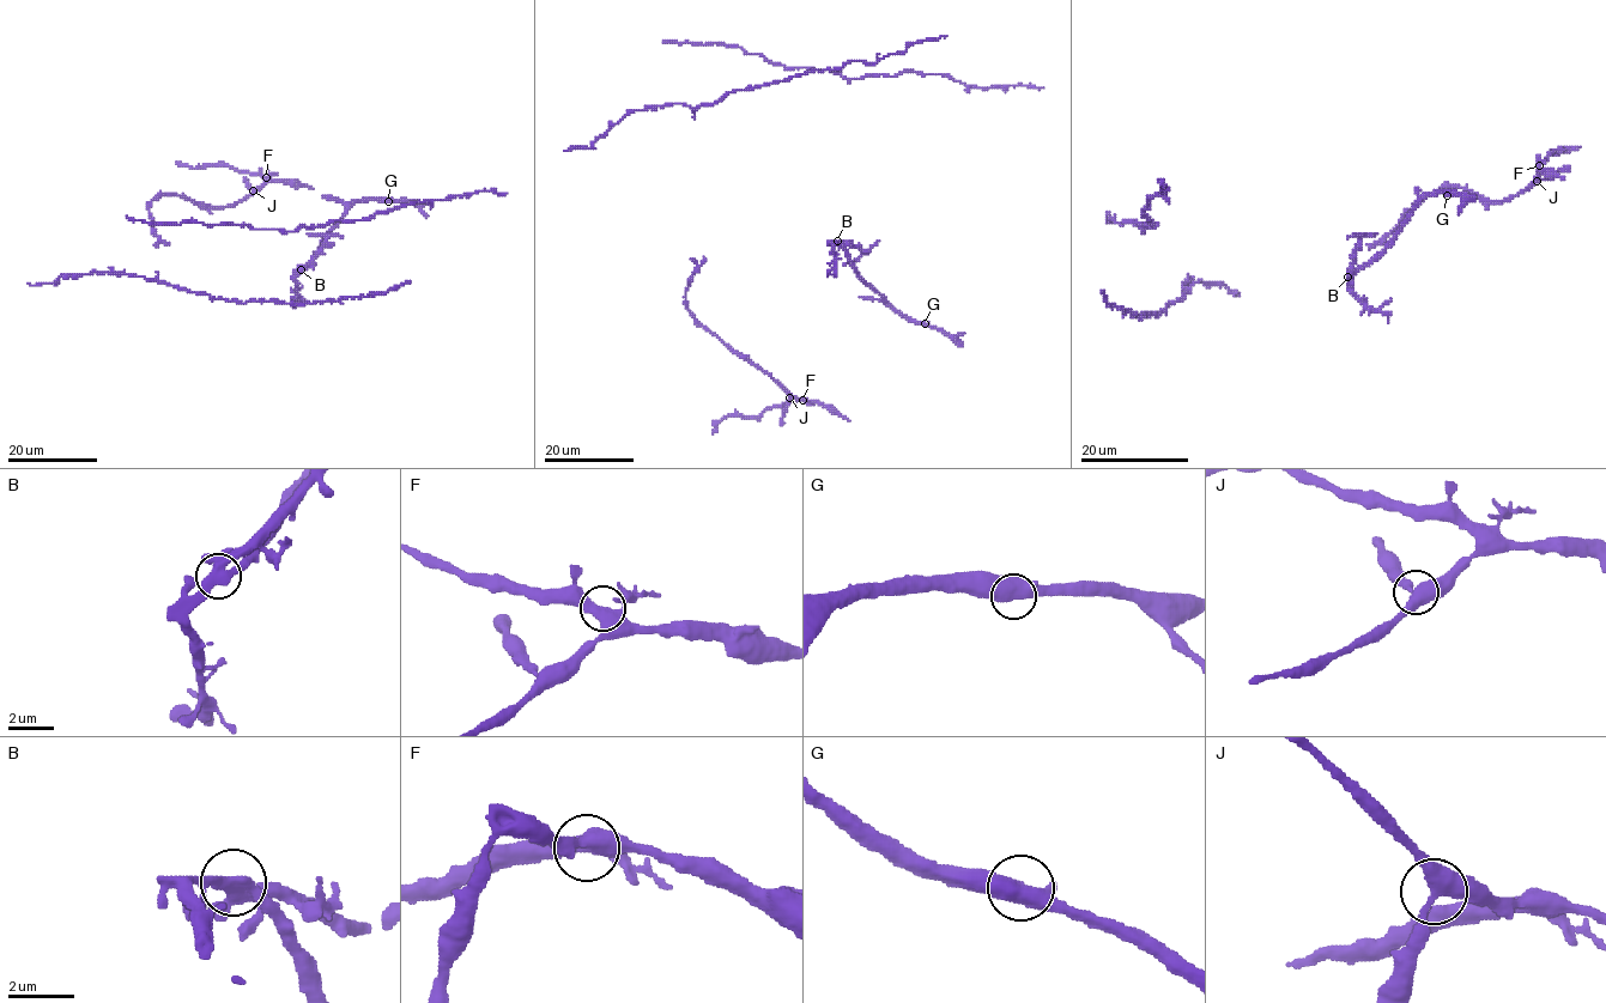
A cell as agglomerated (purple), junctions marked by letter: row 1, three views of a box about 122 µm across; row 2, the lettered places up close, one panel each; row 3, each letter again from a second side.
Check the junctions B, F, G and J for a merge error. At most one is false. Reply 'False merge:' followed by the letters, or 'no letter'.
False merge: B

